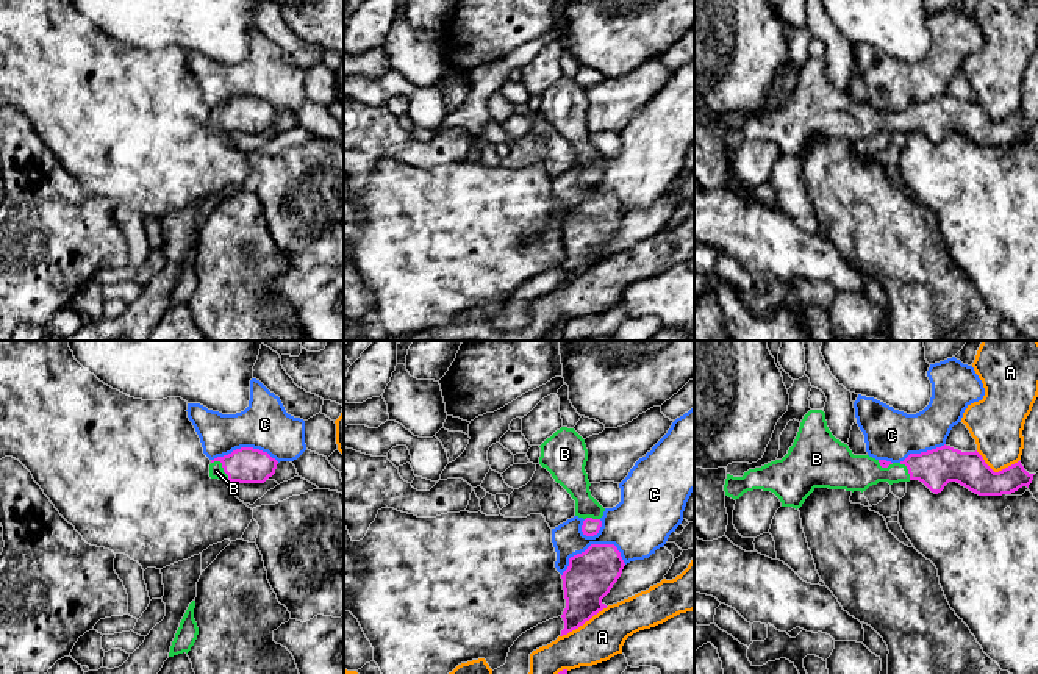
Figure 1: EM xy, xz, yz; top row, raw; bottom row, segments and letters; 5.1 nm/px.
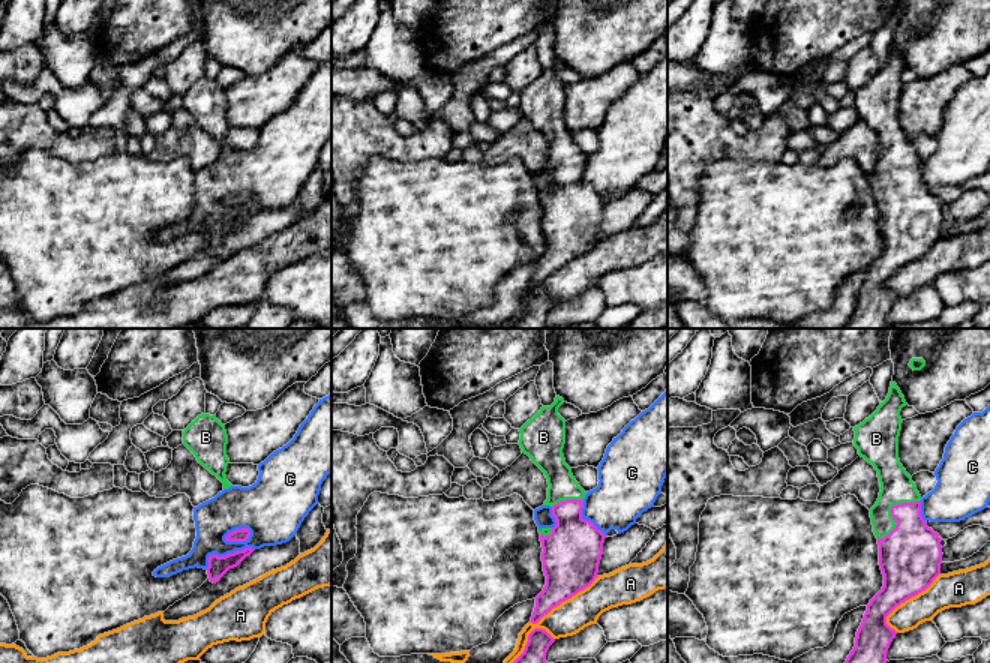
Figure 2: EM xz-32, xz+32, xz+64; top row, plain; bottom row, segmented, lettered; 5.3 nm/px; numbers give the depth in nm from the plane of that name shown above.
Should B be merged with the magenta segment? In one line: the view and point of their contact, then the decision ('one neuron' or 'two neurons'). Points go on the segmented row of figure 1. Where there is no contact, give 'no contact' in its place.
meets magenta in xy at (222, 466); one neuron

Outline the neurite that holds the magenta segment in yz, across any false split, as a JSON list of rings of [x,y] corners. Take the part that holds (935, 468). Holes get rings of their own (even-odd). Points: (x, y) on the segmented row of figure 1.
[[[810,410],[782,460],[749,469],[743,477],[727,474],[724,491],[735,500],[747,491],[771,491],[782,507],[797,510],[816,488],[863,493],[879,482],[893,485],[919,480],[938,494],[949,482],[957,482],[979,496],[1002,496],[1029,488],[1033,475],[1021,461],[994,472],[977,450],[961,452],[946,444],[910,454],[900,463],[854,455],[829,430],[825,413]]]

